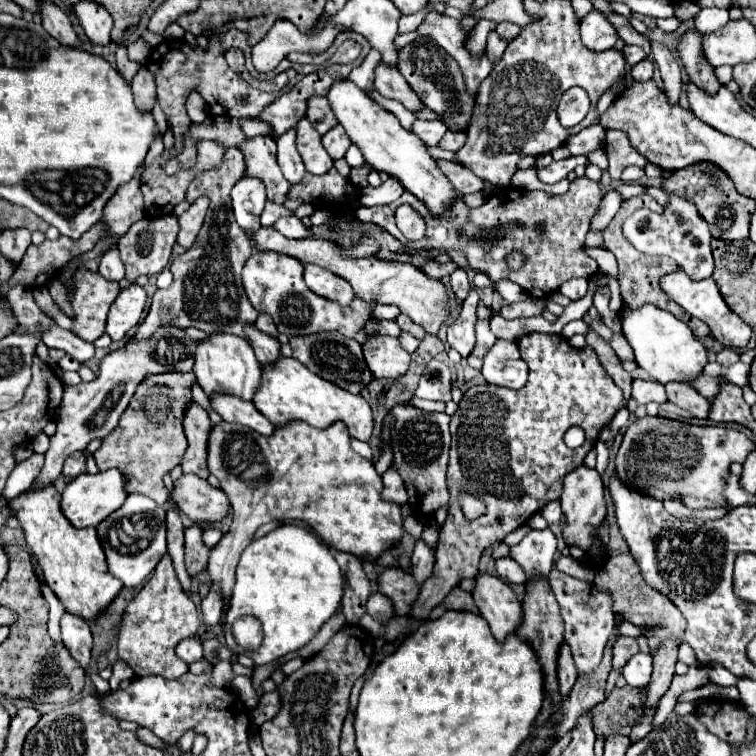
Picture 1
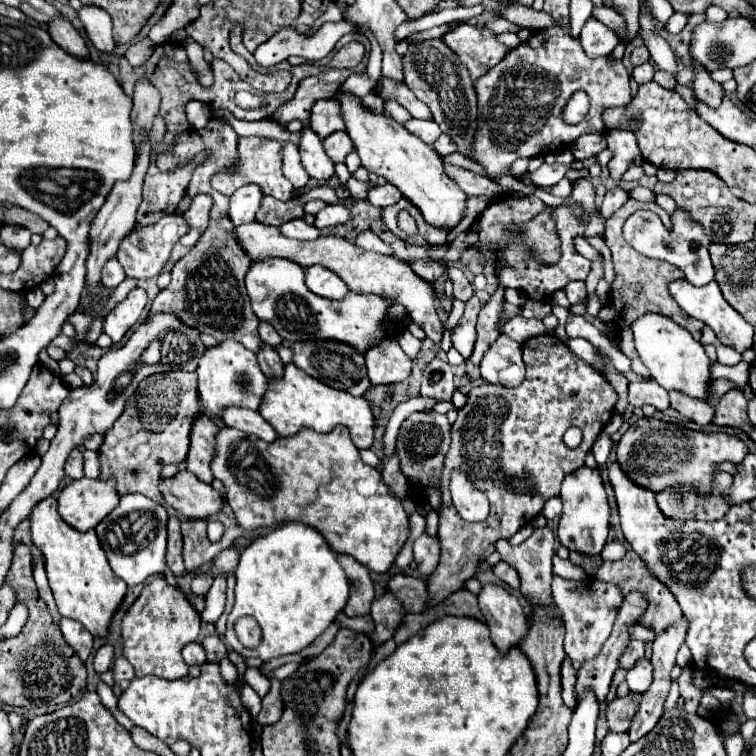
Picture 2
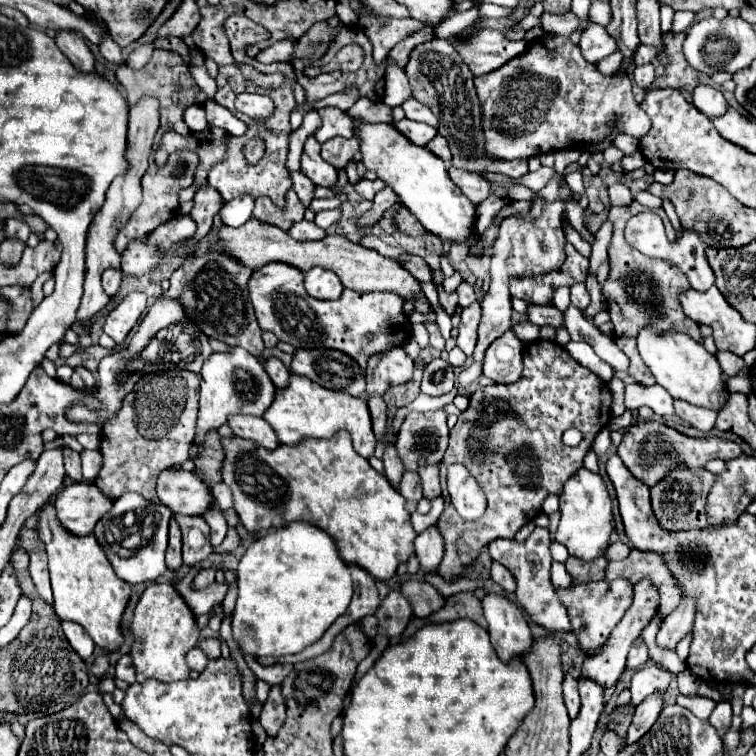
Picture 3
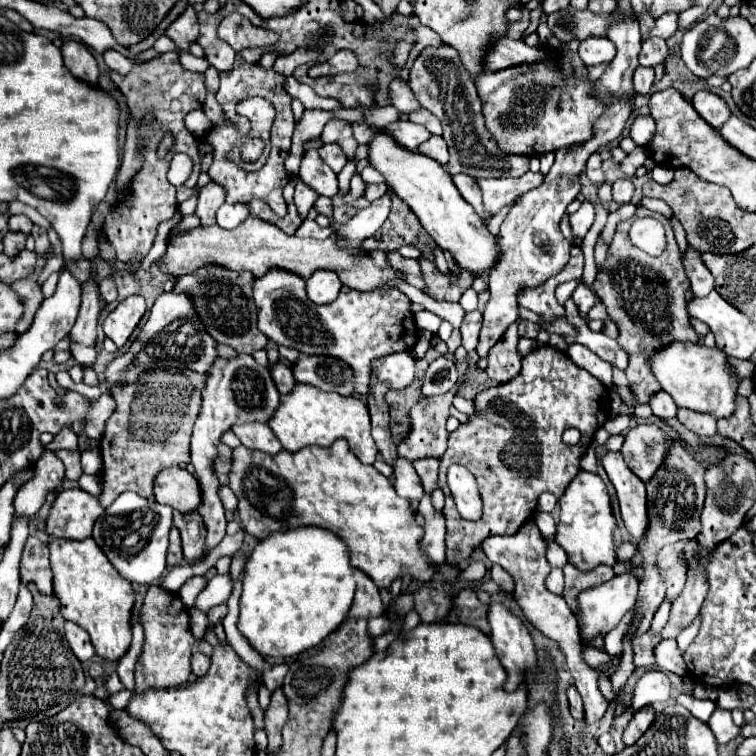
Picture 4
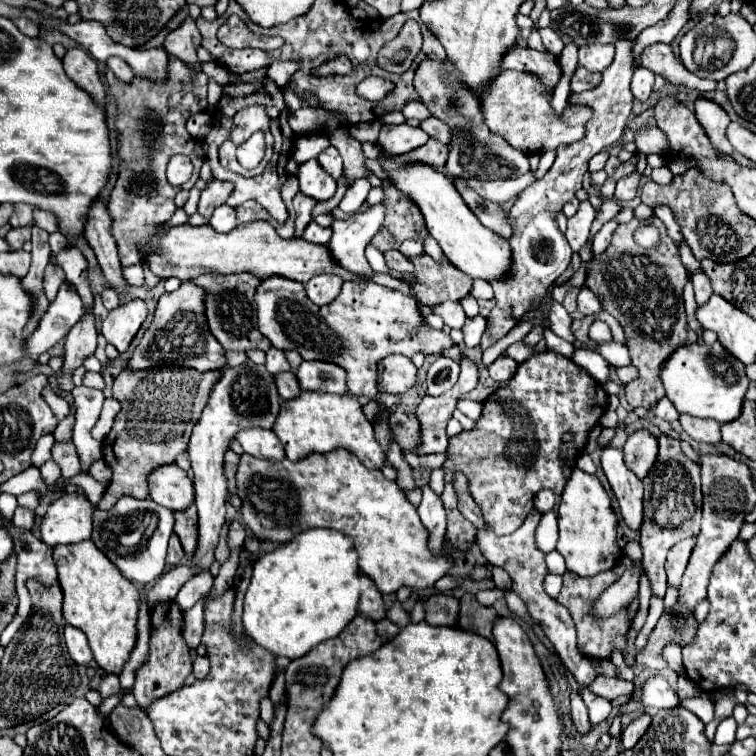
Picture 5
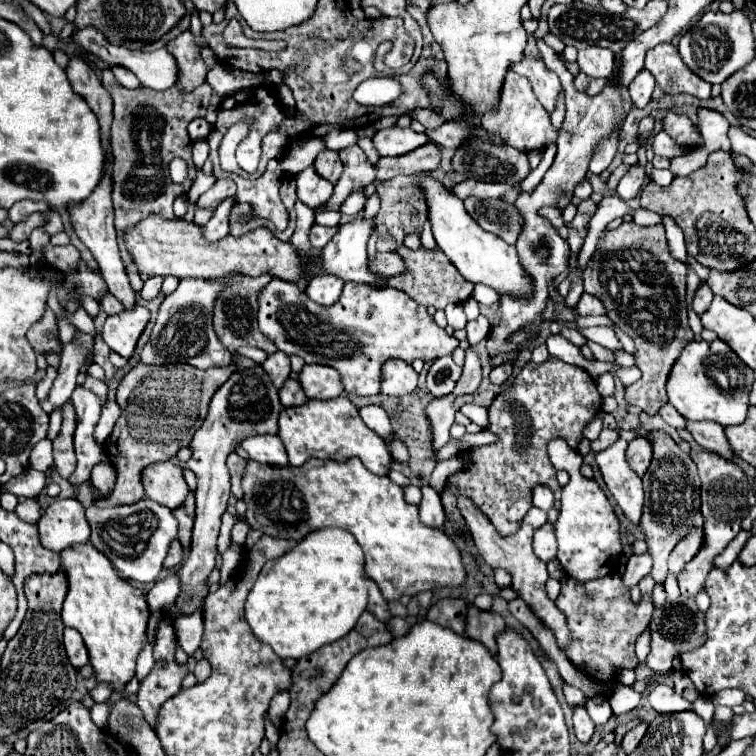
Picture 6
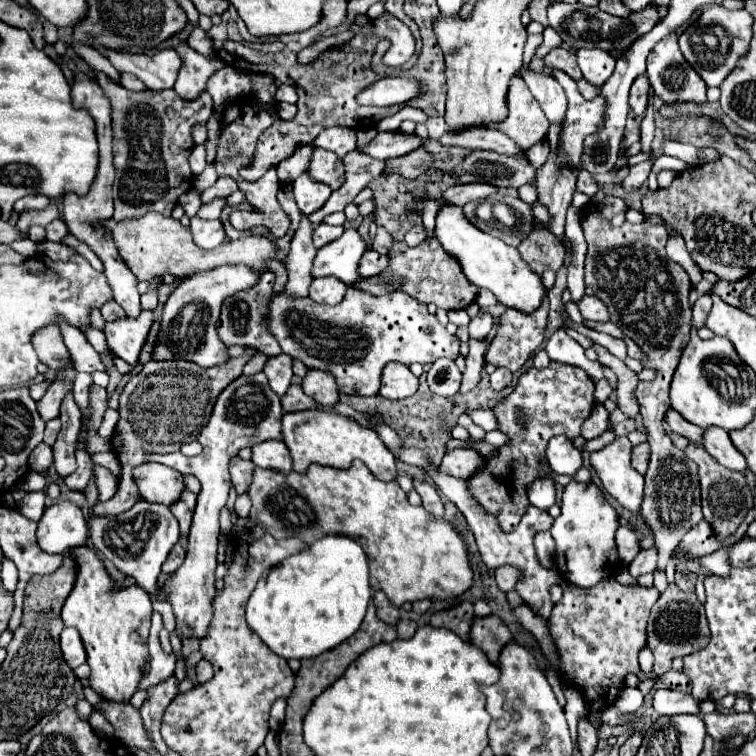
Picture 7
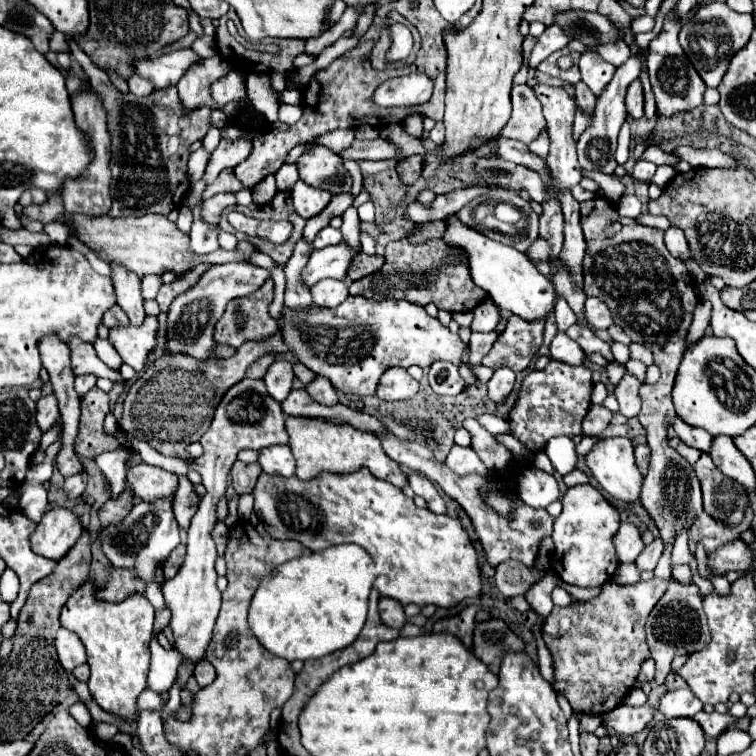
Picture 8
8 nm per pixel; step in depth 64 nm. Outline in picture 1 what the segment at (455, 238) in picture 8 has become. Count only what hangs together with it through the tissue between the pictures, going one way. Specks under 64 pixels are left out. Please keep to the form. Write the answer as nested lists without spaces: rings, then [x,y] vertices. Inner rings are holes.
[[[346,78],[336,80],[332,84],[332,88],[328,90],[326,98],[330,102],[330,108],[336,116],[336,120],[344,126],[350,140],[362,150],[366,164],[370,164],[378,172],[384,170],[390,176],[398,178],[400,184],[408,192],[416,194],[420,200],[426,202],[426,206],[430,208],[430,212],[434,216],[438,216],[440,212],[444,212],[452,204],[452,200],[456,198],[452,184],[438,170],[434,158],[426,152],[422,140],[416,138],[416,134],[404,130],[392,112],[384,110],[364,90],[360,90],[354,82],[350,82]]]

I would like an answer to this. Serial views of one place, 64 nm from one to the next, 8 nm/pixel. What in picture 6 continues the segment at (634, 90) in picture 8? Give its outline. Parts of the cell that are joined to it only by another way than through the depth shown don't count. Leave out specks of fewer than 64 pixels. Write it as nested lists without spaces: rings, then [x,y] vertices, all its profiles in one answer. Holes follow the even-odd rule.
[[[640,70],[636,74],[636,78],[632,80],[632,84],[628,86],[630,94],[632,94],[632,102],[638,106],[638,108],[644,108],[650,98],[652,98],[652,90],[654,90],[656,82],[652,78],[652,74],[648,74],[648,70]]]

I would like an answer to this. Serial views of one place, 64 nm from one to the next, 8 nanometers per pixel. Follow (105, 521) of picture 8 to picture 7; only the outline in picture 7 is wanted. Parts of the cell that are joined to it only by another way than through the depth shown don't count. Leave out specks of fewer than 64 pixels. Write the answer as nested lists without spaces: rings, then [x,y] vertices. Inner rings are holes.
[[[250,348],[244,356],[230,358],[226,364],[212,366],[212,368],[200,368],[194,362],[184,362],[184,360],[146,362],[140,372],[132,374],[130,382],[124,386],[120,394],[120,408],[118,408],[120,420],[110,438],[112,452],[118,456],[122,466],[122,476],[118,480],[116,494],[106,502],[94,504],[94,514],[118,516],[120,512],[136,504],[140,500],[140,492],[132,478],[132,470],[146,462],[146,452],[170,454],[170,452],[178,452],[180,446],[188,442],[188,438],[196,440],[202,426],[208,422],[206,408],[210,414],[216,402],[216,396],[234,378],[242,374],[246,360],[250,360],[252,356],[254,356],[254,350]]]

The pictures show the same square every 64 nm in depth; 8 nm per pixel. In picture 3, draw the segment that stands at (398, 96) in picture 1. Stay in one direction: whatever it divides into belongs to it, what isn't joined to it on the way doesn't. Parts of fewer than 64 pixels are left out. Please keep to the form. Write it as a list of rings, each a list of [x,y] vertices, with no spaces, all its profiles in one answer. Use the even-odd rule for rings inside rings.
[[[408,98],[408,102],[404,102],[402,108],[406,110],[406,118],[416,120],[416,122],[426,122],[426,124],[430,124],[430,126],[438,126],[436,116],[428,110],[428,106],[420,104],[416,98]]]

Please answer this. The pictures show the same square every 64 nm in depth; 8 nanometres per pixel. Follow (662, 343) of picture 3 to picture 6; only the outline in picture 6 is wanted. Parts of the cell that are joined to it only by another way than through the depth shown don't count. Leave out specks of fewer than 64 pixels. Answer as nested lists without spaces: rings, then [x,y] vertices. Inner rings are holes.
[[[694,340],[688,344],[668,374],[668,402],[688,420],[714,420],[720,426],[742,424],[754,376],[744,362],[720,340]]]

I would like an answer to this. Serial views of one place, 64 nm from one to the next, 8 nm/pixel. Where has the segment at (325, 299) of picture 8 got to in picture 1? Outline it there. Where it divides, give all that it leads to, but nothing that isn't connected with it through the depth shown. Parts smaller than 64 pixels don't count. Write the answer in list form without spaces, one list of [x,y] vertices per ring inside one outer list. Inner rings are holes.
[[[306,264],[304,266],[304,282],[306,286],[330,300],[330,302],[338,302],[340,306],[350,306],[352,298],[356,298],[356,294],[352,294],[352,286],[348,282],[344,282],[344,278],[332,274],[330,270],[324,270],[316,264]]]

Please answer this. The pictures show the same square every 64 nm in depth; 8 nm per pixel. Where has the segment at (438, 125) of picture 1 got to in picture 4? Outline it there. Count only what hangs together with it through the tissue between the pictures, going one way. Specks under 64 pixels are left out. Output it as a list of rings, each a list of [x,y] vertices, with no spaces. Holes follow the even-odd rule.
[[[396,120],[390,126],[386,126],[384,130],[390,136],[394,136],[394,140],[408,150],[416,150],[422,142],[426,142],[432,136],[428,134],[428,130],[424,130],[424,126],[416,126],[410,120]]]

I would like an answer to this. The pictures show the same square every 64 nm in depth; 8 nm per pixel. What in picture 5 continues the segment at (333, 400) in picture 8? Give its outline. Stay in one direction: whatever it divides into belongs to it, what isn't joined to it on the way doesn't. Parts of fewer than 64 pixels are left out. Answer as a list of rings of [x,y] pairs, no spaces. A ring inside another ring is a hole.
[[[302,360],[300,368],[296,370],[300,388],[330,394],[348,394],[346,376],[348,376],[346,370],[342,366],[334,366],[332,362],[328,364],[328,362]]]

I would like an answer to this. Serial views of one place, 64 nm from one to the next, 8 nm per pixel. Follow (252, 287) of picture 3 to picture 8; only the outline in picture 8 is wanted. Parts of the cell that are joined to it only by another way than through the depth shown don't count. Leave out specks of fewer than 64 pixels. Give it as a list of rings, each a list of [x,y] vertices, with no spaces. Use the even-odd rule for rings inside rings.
[[[348,296],[344,304],[336,308],[320,308],[310,306],[304,310],[282,310],[282,316],[278,318],[278,330],[284,334],[284,342],[288,342],[288,350],[314,374],[330,378],[334,388],[338,388],[344,394],[350,396],[374,396],[378,380],[382,372],[390,366],[402,366],[408,368],[412,364],[416,366],[432,366],[436,360],[446,360],[452,364],[462,362],[462,352],[466,344],[458,338],[458,334],[452,334],[446,326],[438,322],[438,318],[432,318],[422,306],[416,306],[408,300],[376,300],[376,298],[360,298],[360,296]]]

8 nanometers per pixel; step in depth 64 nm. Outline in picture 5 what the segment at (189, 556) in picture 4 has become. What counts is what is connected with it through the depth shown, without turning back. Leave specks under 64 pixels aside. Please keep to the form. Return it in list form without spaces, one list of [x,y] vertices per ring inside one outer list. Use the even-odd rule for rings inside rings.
[[[190,506],[182,512],[174,512],[176,524],[174,524],[174,532],[178,534],[182,548],[186,552],[186,558],[192,558],[196,554],[196,546],[198,546],[198,530],[196,530],[196,506]]]

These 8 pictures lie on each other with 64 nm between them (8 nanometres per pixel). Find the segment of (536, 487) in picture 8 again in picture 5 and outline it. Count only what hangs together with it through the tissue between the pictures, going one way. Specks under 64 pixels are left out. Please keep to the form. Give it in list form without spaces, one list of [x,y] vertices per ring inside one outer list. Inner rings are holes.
[[[540,490],[534,498],[534,506],[536,510],[540,510],[542,514],[544,512],[550,512],[554,508],[554,502],[556,502],[556,496],[550,492],[550,490]]]

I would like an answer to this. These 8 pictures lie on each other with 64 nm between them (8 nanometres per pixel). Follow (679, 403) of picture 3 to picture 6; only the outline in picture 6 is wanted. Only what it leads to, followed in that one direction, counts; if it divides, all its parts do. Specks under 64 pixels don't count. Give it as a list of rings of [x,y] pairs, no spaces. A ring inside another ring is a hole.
[[[688,422],[686,430],[692,434],[692,438],[708,450],[714,450],[716,454],[732,460],[730,454],[730,446],[728,440],[724,436],[724,428],[718,422]]]

